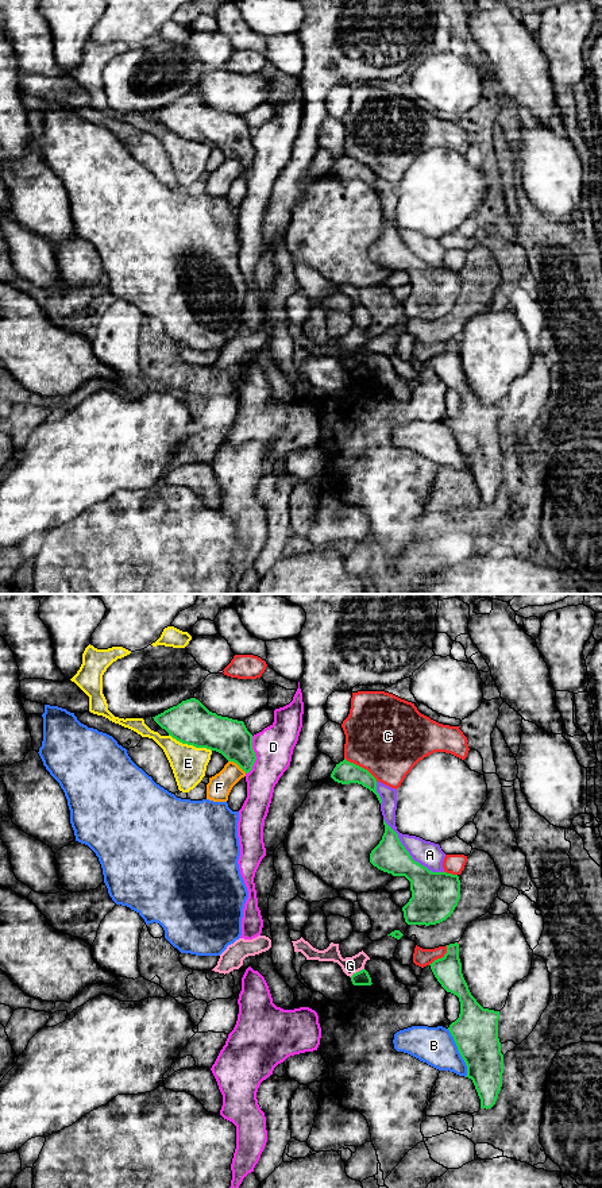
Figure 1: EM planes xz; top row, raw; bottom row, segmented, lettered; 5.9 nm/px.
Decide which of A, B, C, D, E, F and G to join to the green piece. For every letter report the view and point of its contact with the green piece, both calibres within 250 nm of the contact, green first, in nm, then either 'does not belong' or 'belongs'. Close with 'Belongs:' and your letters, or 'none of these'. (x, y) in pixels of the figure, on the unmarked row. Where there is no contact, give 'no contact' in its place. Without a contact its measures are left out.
A: meets green in xz at (408, 249); 220 nm thick on the green side, 150 nm on the other; does not belong
B: meets green in xz at (459, 447); 280 nm thick on the green side, 220 nm on the other; does not belong
C: meets green in xz at (361, 162); 140 nm thick on the green side, 480 nm on the other; does not belong
D: meets green in xz at (254, 150); 220 nm thick on the green side, 240 nm on the other; does not belong
E: meets green in xz at (190, 139); 260 nm thick on the green side, 200 nm on the other; does not belong
F: meets green in xz at (238, 159); 220 nm thick on the green side, 140 nm on the other; does not belong
G: meets green in xz at (357, 367); 90 nm thick on the green side, 110 nm on the other; does not belong
Belongs: none of these

